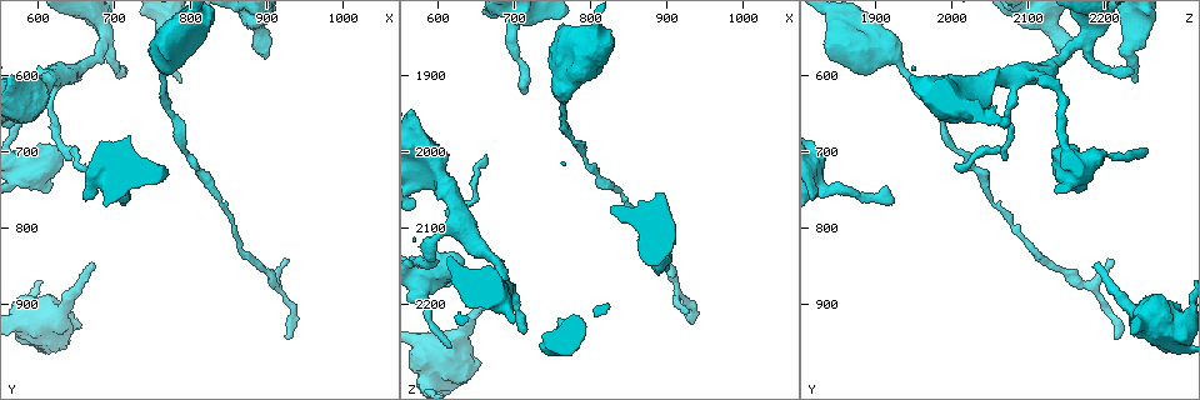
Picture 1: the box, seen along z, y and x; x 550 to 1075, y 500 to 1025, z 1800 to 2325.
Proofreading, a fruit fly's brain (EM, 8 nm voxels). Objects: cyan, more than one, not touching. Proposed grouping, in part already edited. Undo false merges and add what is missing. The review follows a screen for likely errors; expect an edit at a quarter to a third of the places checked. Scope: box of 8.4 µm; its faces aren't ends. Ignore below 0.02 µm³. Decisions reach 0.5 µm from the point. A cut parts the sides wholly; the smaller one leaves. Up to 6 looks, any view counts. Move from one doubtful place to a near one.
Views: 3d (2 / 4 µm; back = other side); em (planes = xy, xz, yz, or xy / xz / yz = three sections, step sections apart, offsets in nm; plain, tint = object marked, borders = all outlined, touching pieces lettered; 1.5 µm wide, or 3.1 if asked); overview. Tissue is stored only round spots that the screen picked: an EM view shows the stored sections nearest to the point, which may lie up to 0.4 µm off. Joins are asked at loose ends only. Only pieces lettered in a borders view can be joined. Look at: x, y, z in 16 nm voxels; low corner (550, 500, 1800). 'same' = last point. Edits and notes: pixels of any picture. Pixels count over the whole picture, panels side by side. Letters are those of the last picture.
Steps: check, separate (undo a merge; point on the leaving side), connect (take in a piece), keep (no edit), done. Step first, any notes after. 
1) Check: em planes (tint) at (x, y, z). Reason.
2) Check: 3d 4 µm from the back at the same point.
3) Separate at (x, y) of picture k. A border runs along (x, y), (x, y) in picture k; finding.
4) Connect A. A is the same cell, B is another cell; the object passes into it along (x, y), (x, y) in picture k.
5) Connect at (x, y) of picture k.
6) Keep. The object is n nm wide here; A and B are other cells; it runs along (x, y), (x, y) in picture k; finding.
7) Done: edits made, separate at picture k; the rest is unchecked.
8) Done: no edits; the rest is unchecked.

Check: em planes (borders) at (790, 700, 2005). Thin neck.

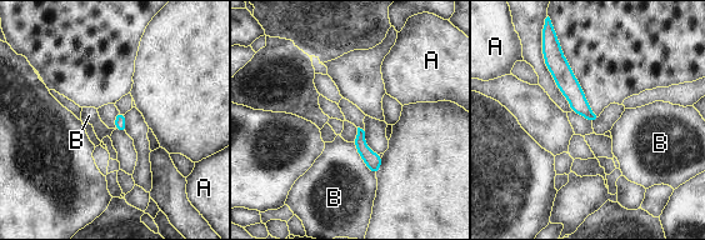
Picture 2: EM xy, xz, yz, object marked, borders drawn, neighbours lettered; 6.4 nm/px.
Keep. A and B are other cells; a border runs along (354, 143), (364, 164), (375, 174) in picture 2; continuous, no second neuron.

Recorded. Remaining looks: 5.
Check: 3d 2 µm at (670, 845, 2195). Branch stops here.

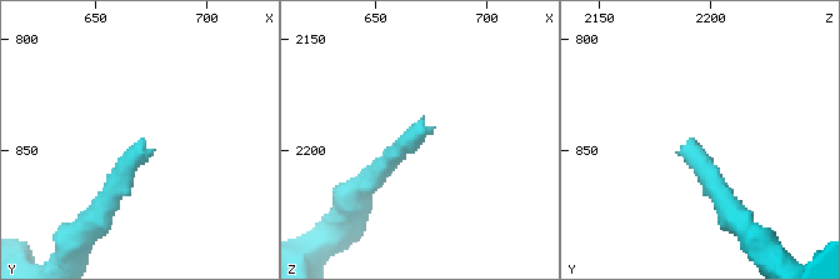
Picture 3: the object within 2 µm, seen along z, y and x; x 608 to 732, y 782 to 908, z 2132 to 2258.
Check: em planes (plain) at (673, 843, 2191). Shape alone is not enough.

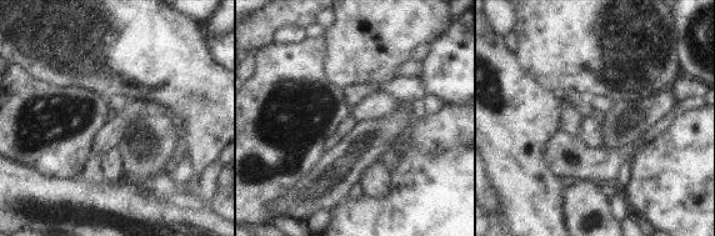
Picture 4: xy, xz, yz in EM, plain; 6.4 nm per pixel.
Check: em planes (borders) at the same point.

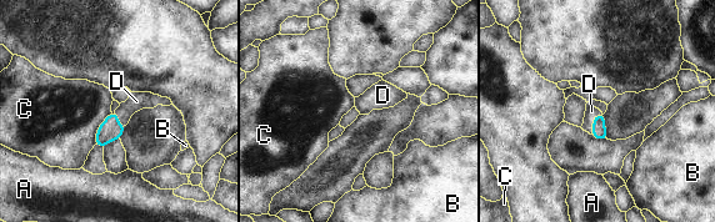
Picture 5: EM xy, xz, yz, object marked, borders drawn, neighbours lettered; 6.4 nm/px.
Connect D. The longest contact is with C, 240 nm; D is the same cell, A, B and C are other cells; the object passes into it along (599, 131), (593, 122), (591, 111) in picture 5; it goes on there.

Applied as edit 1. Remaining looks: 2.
Done: edits made, connect at picture 5; the rest is unchecked.

